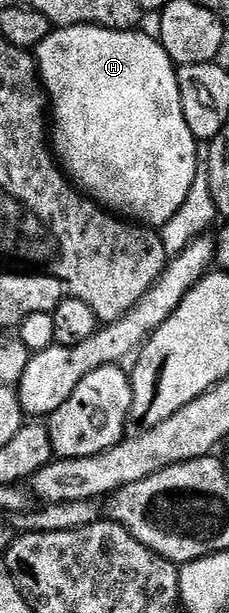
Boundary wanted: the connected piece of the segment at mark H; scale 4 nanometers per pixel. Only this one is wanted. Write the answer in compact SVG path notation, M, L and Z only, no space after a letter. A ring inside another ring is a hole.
M91 24L60 26L40 43L34 55L42 87L50 101L50 144L60 167L97 204L129 221L139 222L145 226L163 226L170 222L170 218L174 218L174 214L178 214L182 202L186 202L186 194L190 194L190 186L194 186L196 167L202 156L201 153L196 153L198 147L196 135L190 130L190 126L186 126L177 65L173 64L155 35L147 36L140 31Z

